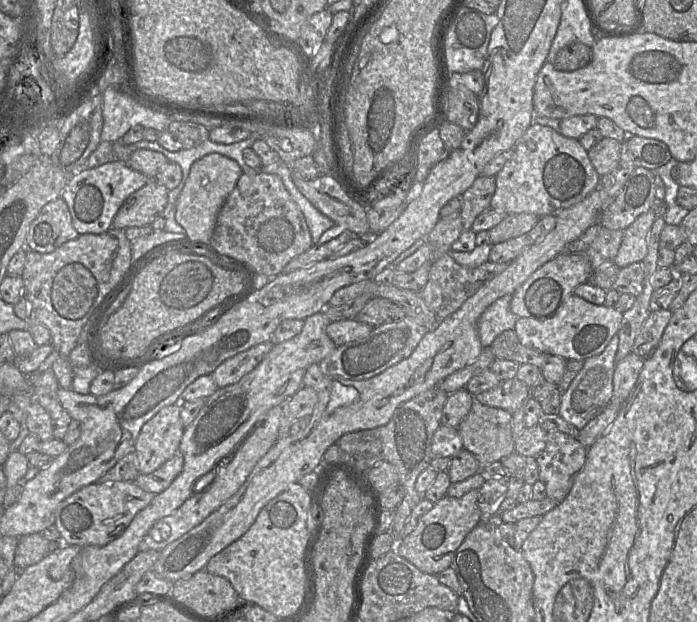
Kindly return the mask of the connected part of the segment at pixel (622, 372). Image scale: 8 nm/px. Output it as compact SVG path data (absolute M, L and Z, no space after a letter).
M631 352L616 363L610 403L622 403L631 395L644 365L644 358Z

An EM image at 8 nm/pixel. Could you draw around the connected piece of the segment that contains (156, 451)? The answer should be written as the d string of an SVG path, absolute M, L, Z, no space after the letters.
M180 404L166 406L141 428L133 451L139 474L153 473L179 452L184 427L180 419Z

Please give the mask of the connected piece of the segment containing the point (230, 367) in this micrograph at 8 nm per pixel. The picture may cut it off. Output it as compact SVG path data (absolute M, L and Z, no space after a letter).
M270 341L258 344L221 363L211 374L217 388L237 383L250 373L272 350Z

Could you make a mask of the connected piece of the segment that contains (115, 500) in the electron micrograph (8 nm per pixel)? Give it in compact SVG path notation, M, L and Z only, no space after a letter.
M134 482L93 483L74 492L58 505L54 526L64 545L105 546L123 534L136 514L147 507L154 496Z

